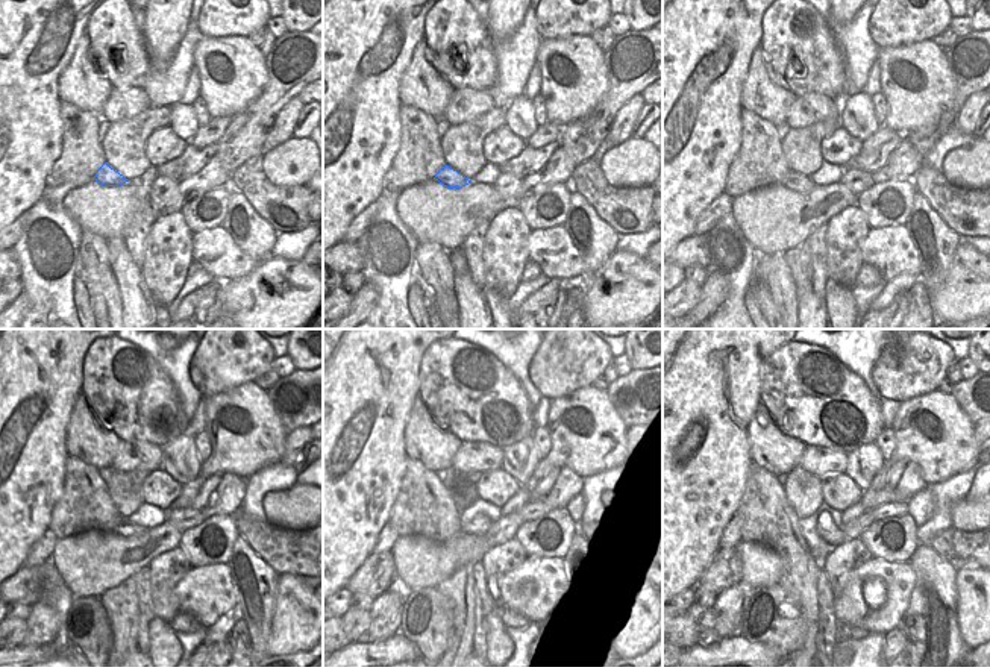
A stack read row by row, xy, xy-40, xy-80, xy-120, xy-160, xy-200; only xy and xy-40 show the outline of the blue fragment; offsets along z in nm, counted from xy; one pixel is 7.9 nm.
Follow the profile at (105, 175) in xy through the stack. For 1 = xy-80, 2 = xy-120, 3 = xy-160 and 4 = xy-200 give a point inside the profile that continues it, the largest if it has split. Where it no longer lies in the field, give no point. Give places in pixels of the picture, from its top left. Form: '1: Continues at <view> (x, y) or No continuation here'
1: Continues at xy-80 (793, 181)
2: Continues at xy-120 (125, 528)
3: Continues at xy-160 (481, 523)
4: Continues at xy-200 (830, 532).

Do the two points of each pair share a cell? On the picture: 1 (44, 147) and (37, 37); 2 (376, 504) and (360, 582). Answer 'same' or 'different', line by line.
1: same
2: different

